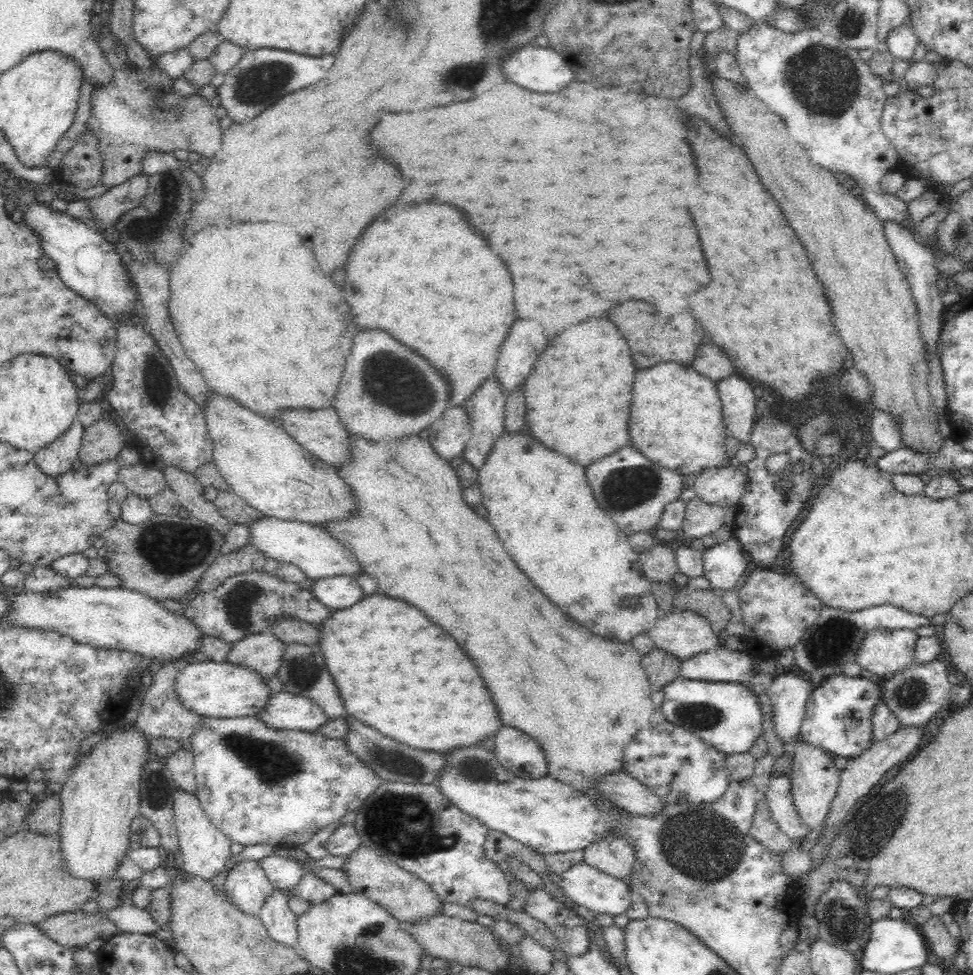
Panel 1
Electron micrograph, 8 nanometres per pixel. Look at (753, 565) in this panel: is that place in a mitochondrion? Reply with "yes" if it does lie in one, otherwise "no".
no

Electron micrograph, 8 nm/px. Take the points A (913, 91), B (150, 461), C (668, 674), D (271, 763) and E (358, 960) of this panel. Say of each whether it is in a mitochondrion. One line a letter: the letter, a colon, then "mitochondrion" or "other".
A: other
B: other
C: other
D: mitochondrion
E: mitochondrion

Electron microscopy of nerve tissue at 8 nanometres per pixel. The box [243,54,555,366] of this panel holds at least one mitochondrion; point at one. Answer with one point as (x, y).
(458, 74)

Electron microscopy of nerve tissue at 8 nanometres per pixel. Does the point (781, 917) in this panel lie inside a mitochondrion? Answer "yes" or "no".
no

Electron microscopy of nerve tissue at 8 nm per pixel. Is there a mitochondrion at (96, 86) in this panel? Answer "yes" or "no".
no

